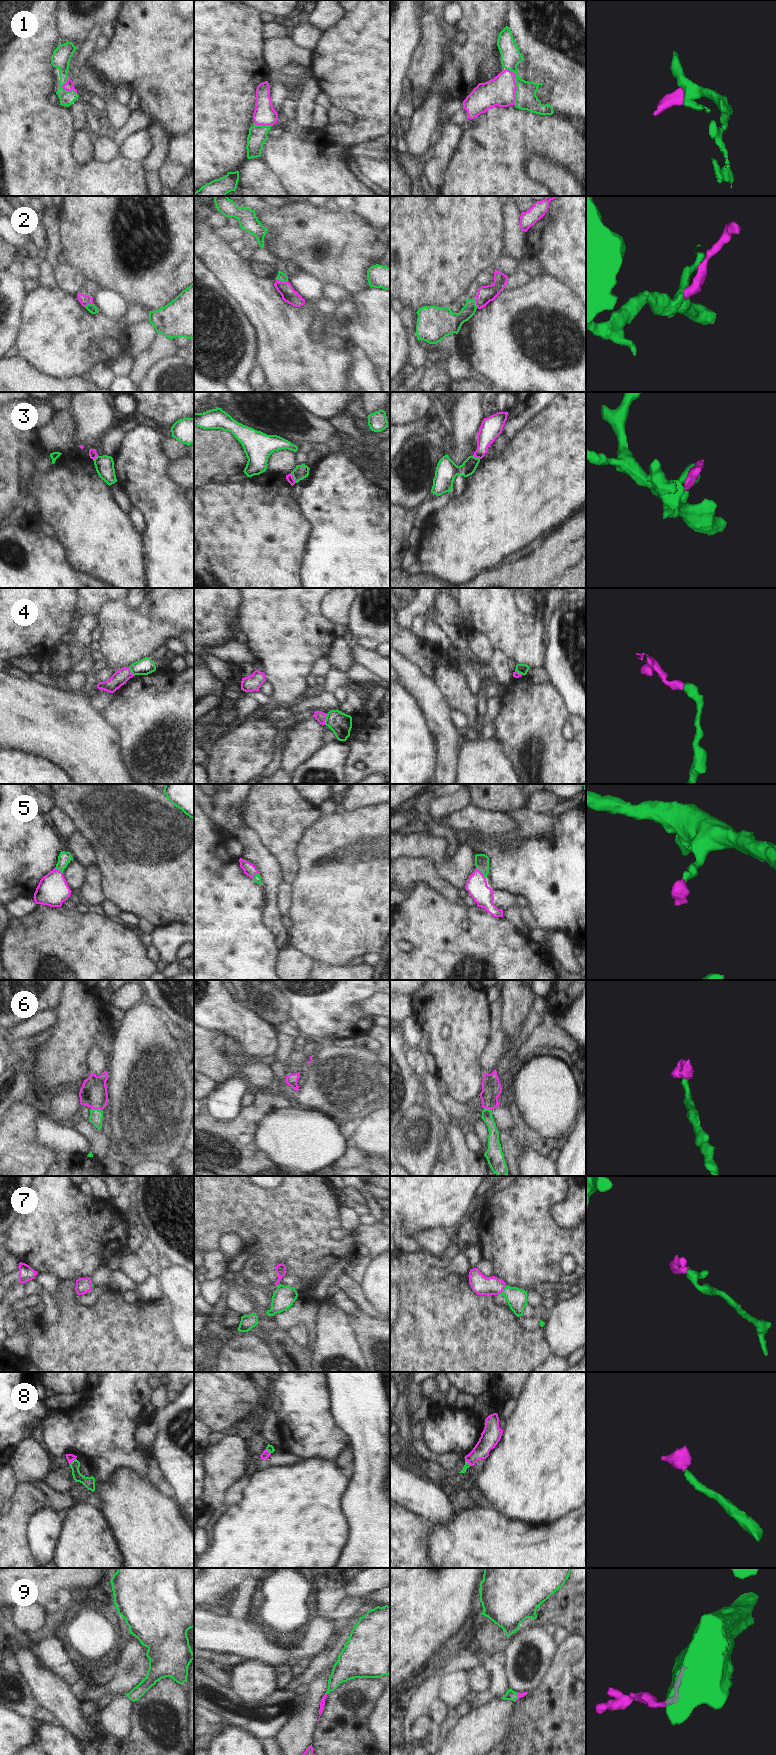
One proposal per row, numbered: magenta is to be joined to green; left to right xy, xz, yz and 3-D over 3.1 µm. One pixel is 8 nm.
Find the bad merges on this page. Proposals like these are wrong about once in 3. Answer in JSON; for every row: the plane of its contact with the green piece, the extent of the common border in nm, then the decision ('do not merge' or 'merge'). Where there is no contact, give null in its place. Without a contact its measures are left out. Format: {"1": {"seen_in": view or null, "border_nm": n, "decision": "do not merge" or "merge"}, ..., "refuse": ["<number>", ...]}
{"1": {"seen_in": "yz", "border_nm": 300, "decision": "merge"}, "2": {"seen_in": "xz", "border_nm": 100, "decision": "merge"}, "3": {"seen_in": "xz", "border_nm": 90, "decision": "do not merge"}, "4": {"seen_in": "xz", "border_nm": 90, "decision": "do not merge"}, "5": {"seen_in": "yz", "border_nm": 120, "decision": "merge"}, "6": {"seen_in": "xy", "border_nm": 90, "decision": "merge"}, "7": {"seen_in": "yz", "border_nm": 100, "decision": "merge"}, "8": {"seen_in": "xy", "border_nm": 70, "decision": "merge"}, "9": {"seen_in": "xz", "border_nm": 30, "decision": "merge"}, "refuse": ["3", "4"]}

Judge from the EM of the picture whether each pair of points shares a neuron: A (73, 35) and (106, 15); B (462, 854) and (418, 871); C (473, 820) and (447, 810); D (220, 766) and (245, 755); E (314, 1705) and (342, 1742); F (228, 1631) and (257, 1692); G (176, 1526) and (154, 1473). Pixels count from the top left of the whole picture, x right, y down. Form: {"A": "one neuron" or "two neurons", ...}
{"A": "one neuron", "B": "two neurons", "C": "two neurons", "D": "one neuron", "E": "two neurons", "F": "two neurons", "G": "two neurons"}

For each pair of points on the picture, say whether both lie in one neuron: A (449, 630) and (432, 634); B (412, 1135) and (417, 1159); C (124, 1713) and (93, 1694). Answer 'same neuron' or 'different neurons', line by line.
A: different neurons
B: same neuron
C: different neurons

